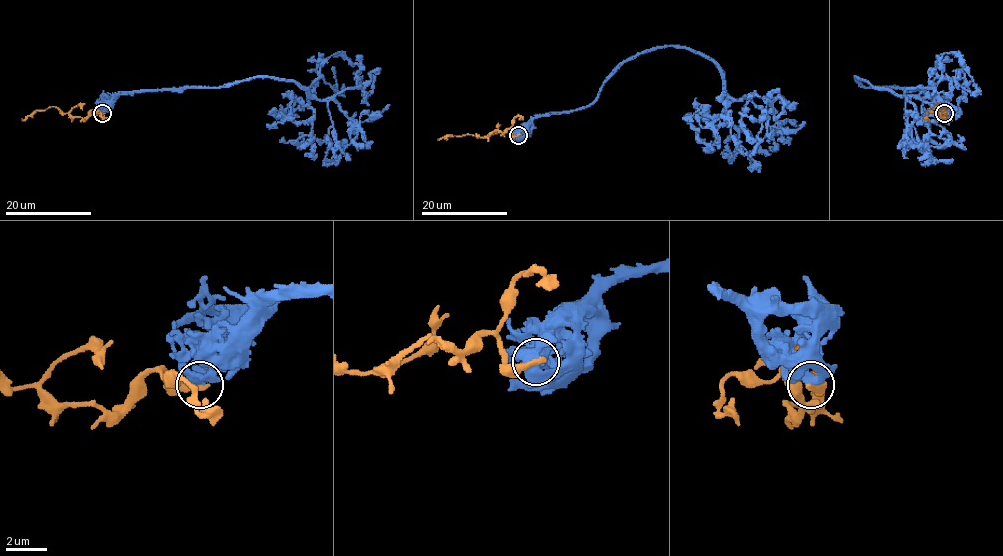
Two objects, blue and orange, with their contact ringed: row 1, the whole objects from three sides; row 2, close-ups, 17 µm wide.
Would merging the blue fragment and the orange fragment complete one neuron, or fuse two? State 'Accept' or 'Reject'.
Reject

